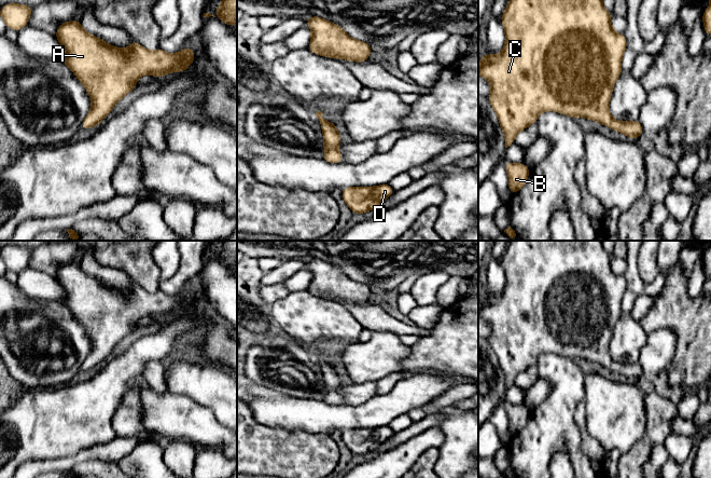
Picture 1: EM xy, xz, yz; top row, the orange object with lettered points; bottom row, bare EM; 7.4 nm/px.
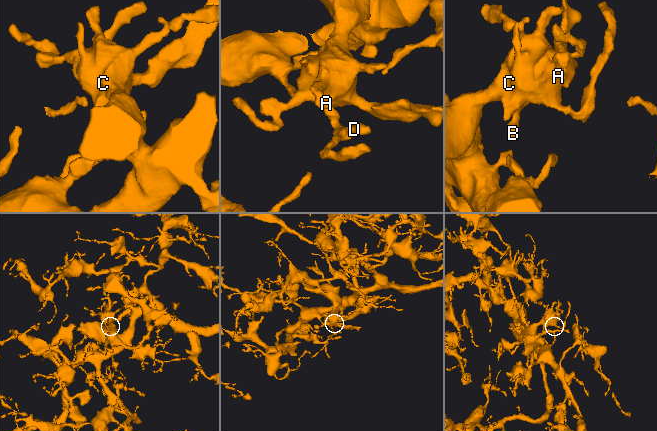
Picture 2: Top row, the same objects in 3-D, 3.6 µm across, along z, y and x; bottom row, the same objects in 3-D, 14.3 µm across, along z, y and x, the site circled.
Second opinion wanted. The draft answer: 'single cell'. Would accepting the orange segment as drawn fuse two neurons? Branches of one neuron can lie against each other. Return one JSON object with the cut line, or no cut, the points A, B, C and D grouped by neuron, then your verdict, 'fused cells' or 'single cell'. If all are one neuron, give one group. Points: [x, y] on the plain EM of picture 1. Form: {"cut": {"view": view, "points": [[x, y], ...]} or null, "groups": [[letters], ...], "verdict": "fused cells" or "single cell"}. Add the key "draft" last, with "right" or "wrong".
{"cut": null, "groups": [["A", "B", "C", "D"]], "verdict": "single cell", "draft": "right"}

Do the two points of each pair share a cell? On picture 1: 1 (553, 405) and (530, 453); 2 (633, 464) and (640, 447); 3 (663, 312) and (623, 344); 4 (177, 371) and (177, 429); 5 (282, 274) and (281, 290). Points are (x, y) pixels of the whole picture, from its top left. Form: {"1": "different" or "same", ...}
{"1": "same", "2": "same", "3": "different", "4": "different", "5": "different"}

